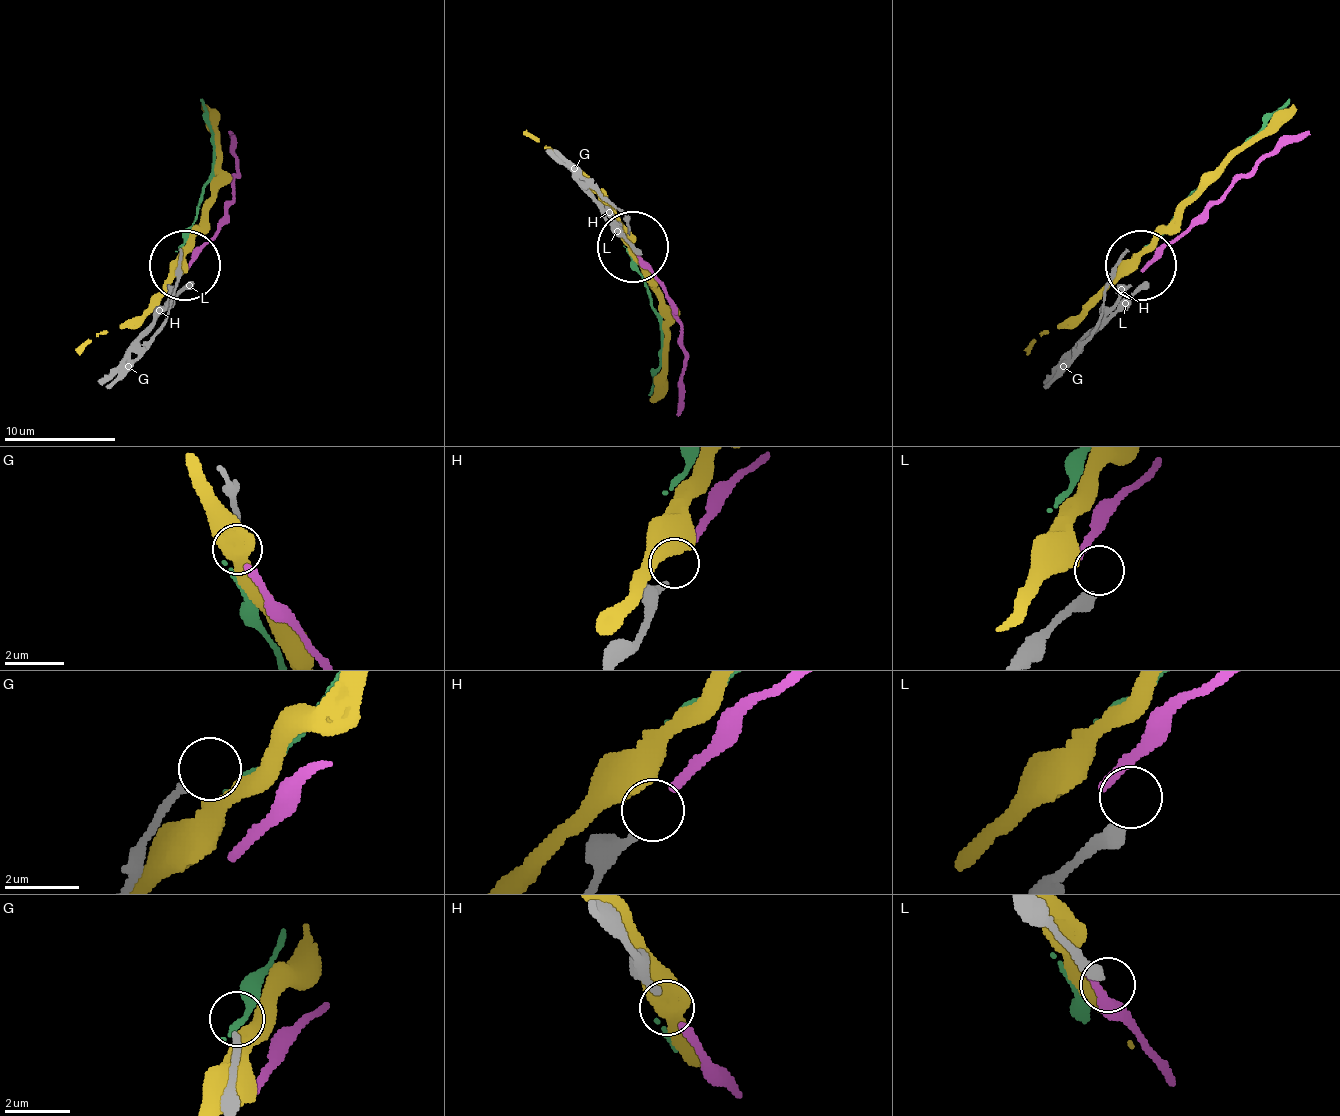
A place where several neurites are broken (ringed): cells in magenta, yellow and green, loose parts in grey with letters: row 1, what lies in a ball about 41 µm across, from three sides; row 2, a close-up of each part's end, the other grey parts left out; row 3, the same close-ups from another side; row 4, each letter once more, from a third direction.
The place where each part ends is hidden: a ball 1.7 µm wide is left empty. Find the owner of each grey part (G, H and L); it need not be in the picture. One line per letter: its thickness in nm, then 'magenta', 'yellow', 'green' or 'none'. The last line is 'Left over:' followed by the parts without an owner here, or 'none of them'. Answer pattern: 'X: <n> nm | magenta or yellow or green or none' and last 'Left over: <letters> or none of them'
G: 200 nm | none
H: 280 nm | magenta
L: 420 nm | none
Left over: G, L

